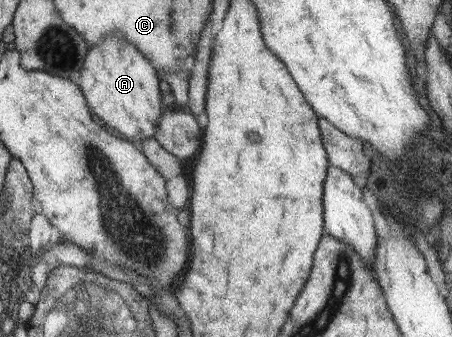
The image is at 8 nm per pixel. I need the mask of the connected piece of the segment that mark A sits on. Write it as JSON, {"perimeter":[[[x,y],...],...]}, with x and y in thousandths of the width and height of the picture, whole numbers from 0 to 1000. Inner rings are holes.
{"perimeter":[[[257,107],[230,113],[212,142],[195,148],[186,175],[173,255],[208,344],[230,359],[230,374],[265,392],[294,424],[338,409],[354,344],[365,329],[365,303],[350,267],[354,234],[343,202],[301,154],[296,136]]]}

